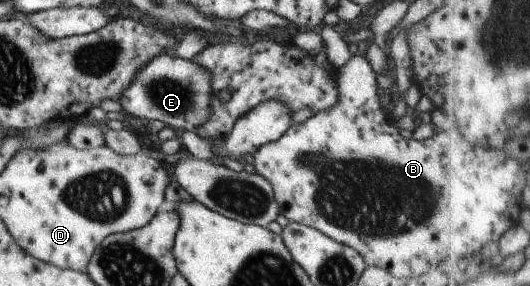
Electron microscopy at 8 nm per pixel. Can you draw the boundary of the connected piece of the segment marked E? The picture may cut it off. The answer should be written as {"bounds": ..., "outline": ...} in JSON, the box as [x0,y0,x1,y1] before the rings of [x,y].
{"bounds":[117,49,212,131],"outline":[[[162,49],[162,52],[153,55],[133,75],[117,102],[122,113],[138,117],[143,123],[156,119],[172,129],[193,131],[211,117],[212,98],[210,72],[201,68],[194,60],[168,55]]]}

